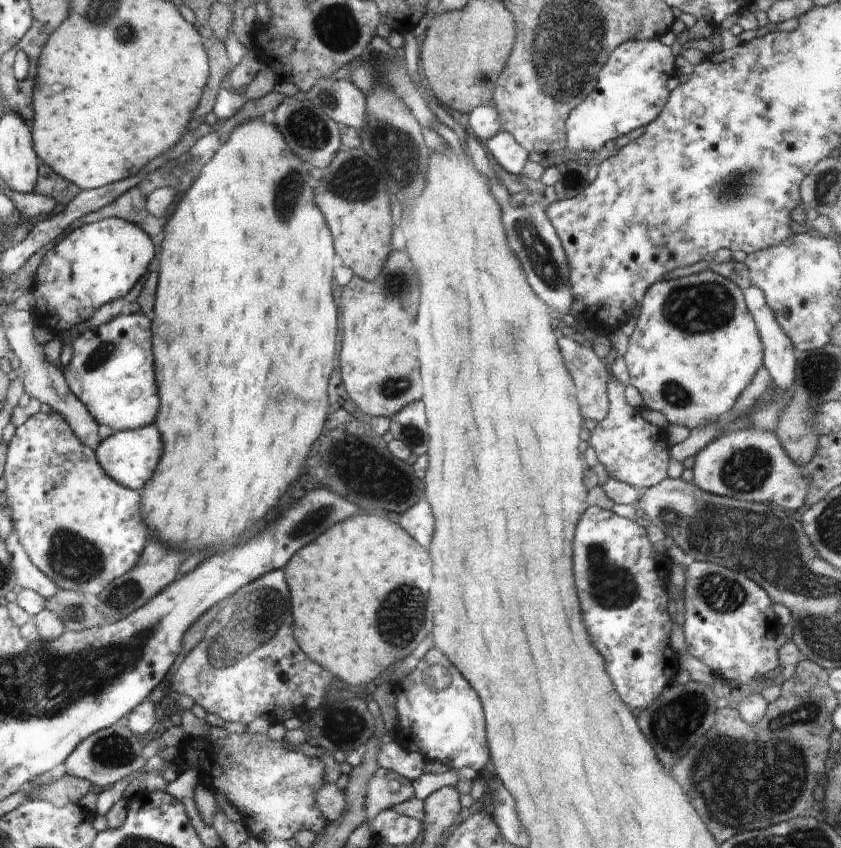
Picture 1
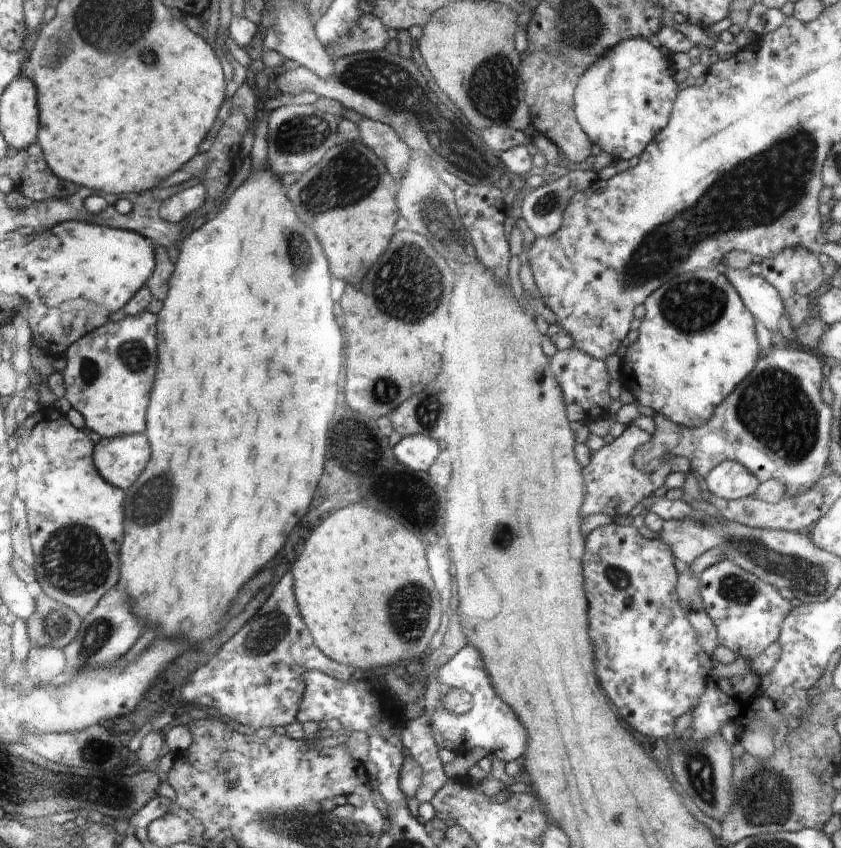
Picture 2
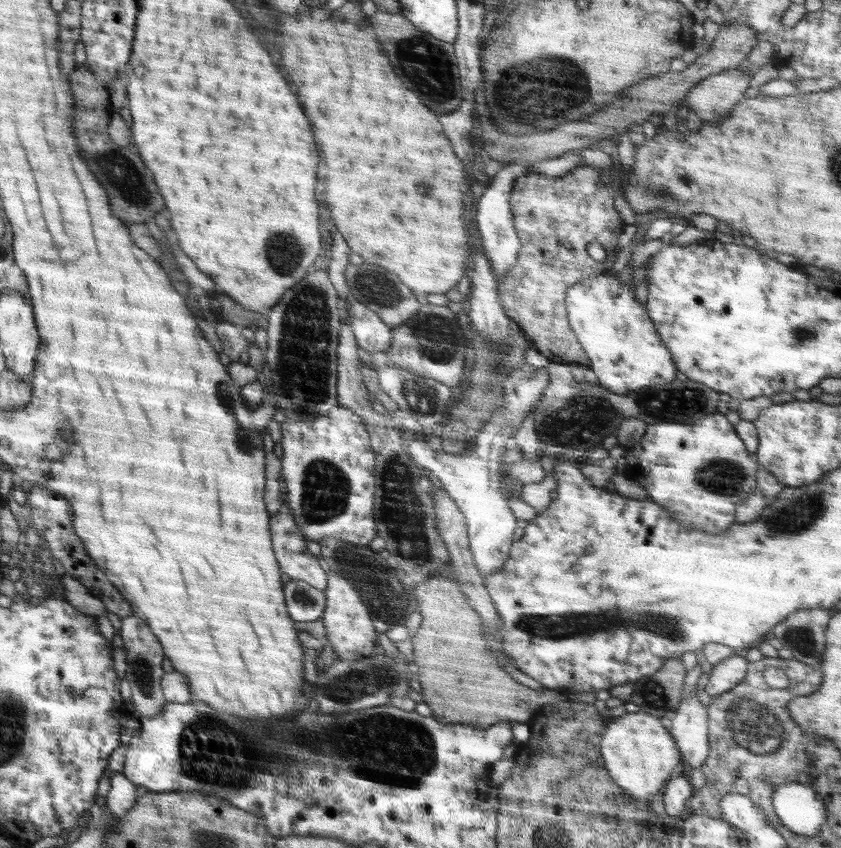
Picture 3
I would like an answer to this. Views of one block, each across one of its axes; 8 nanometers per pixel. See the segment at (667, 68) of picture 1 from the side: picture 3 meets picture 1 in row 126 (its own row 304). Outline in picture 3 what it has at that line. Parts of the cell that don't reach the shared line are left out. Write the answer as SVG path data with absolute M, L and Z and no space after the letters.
M603 273L598 276L587 276L584 280L573 284L567 290L565 305L570 326L590 361L590 368L595 372L597 384L618 395L633 395L645 387L656 387L676 379L678 371L670 351L657 335L656 327L645 305L640 305L628 285L620 285L617 275Z

